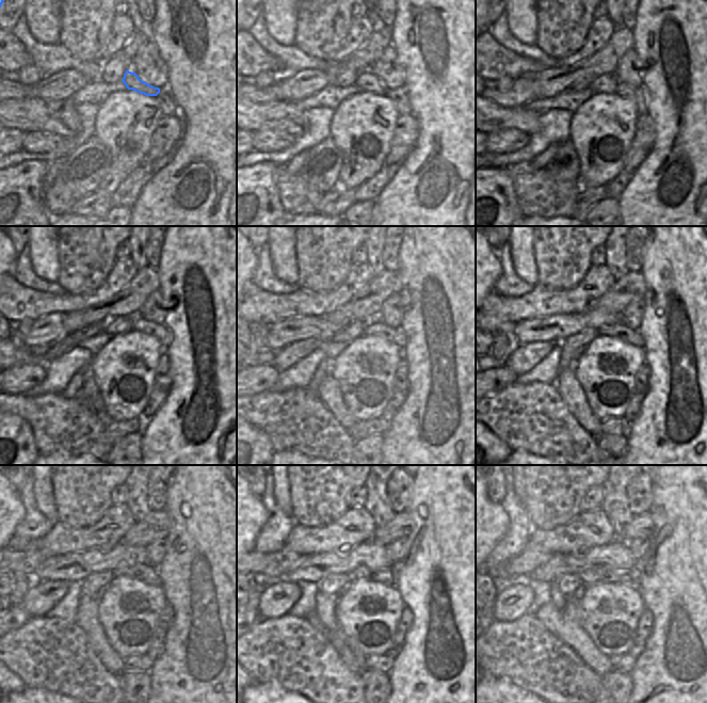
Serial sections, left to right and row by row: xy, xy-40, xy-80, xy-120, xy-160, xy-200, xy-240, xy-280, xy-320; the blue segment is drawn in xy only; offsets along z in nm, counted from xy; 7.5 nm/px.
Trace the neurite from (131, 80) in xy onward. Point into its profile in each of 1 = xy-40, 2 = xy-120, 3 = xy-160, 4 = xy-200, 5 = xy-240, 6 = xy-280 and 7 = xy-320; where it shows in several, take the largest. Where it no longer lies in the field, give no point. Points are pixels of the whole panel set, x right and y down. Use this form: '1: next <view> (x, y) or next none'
1: next xy-40 (367, 81)
2: next xy-120 (122, 324)
3: next xy-160 (355, 329)
4: next xy-200 (572, 347)
5: next xy-240 (93, 587)
6: next xy-280 (333, 585)
7: next xy-320 (567, 584)

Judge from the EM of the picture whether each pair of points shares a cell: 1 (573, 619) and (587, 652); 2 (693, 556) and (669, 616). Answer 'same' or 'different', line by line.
1: same
2: same

